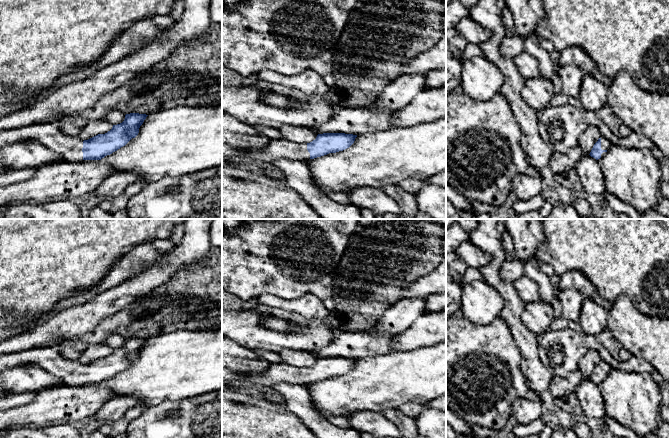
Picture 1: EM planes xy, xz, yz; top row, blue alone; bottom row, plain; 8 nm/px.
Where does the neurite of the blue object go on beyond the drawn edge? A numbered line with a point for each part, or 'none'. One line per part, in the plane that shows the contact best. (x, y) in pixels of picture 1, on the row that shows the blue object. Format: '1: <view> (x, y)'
1: yz (605, 143)

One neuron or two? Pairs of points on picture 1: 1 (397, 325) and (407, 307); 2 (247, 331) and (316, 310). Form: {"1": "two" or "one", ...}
{"1": "one", "2": "two"}

